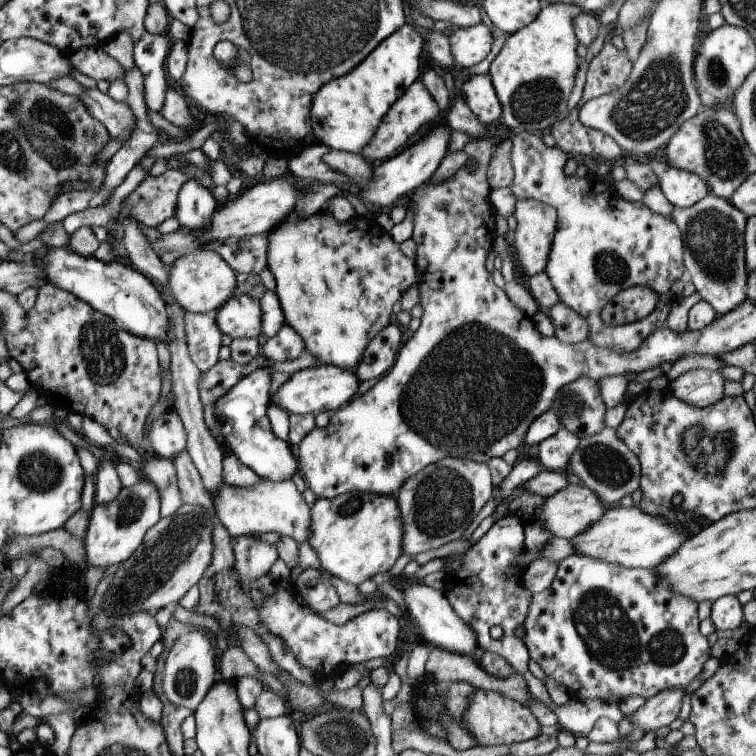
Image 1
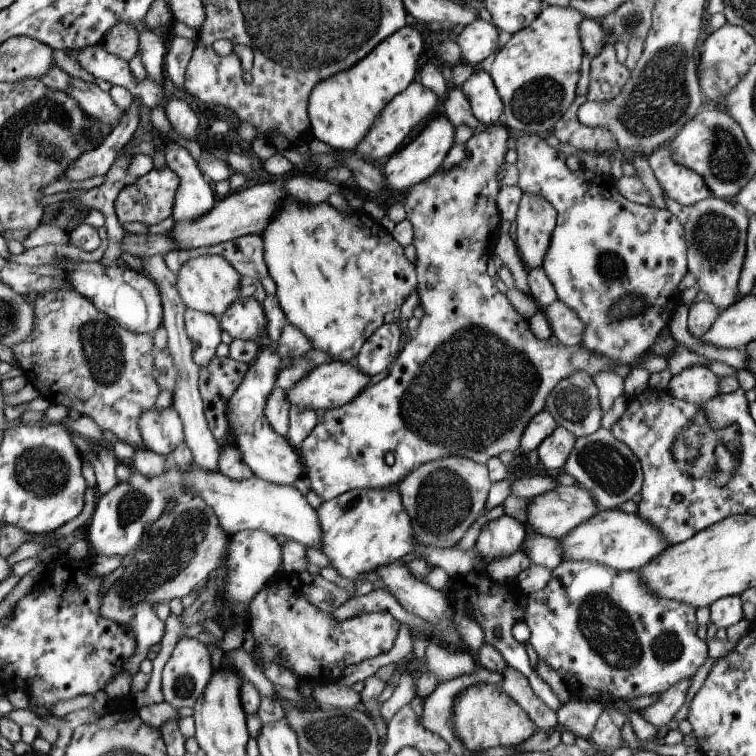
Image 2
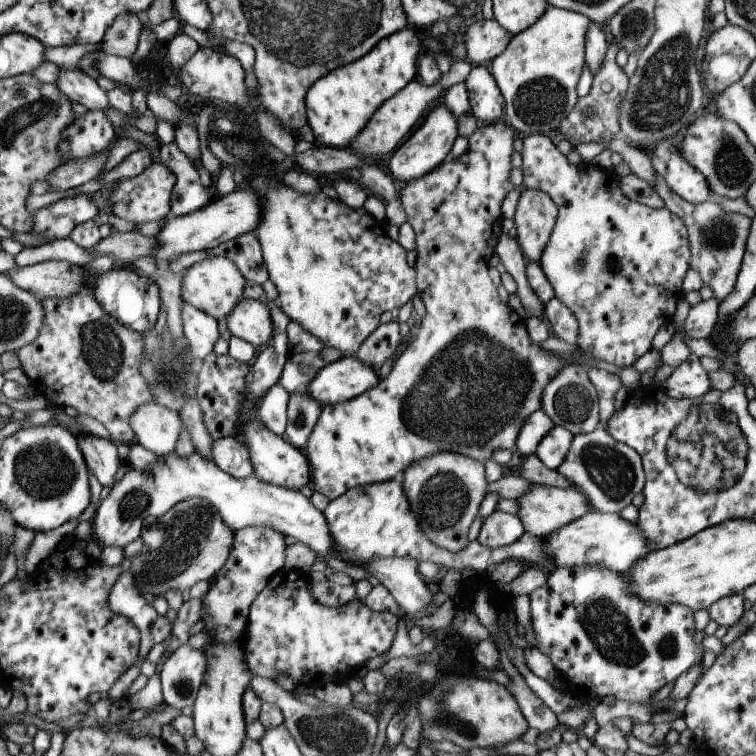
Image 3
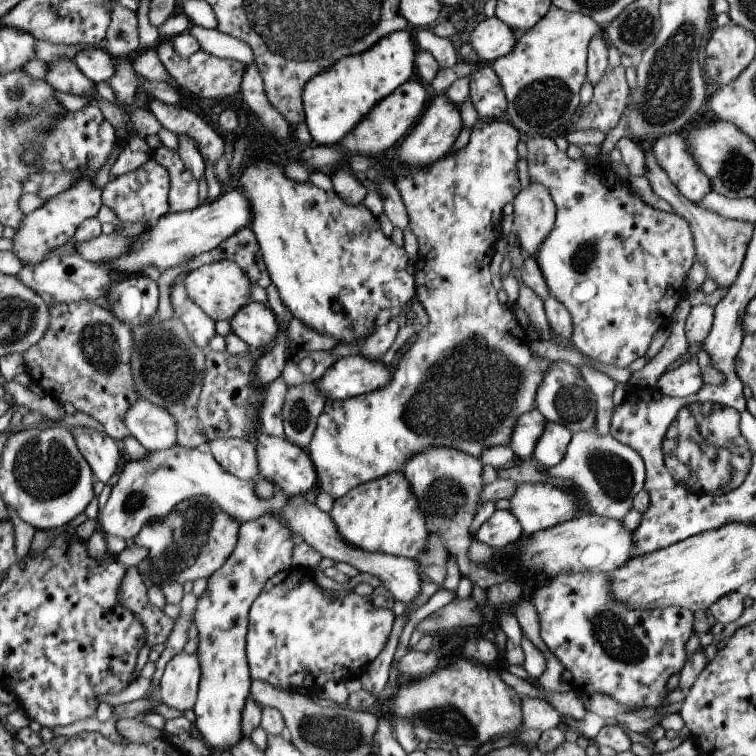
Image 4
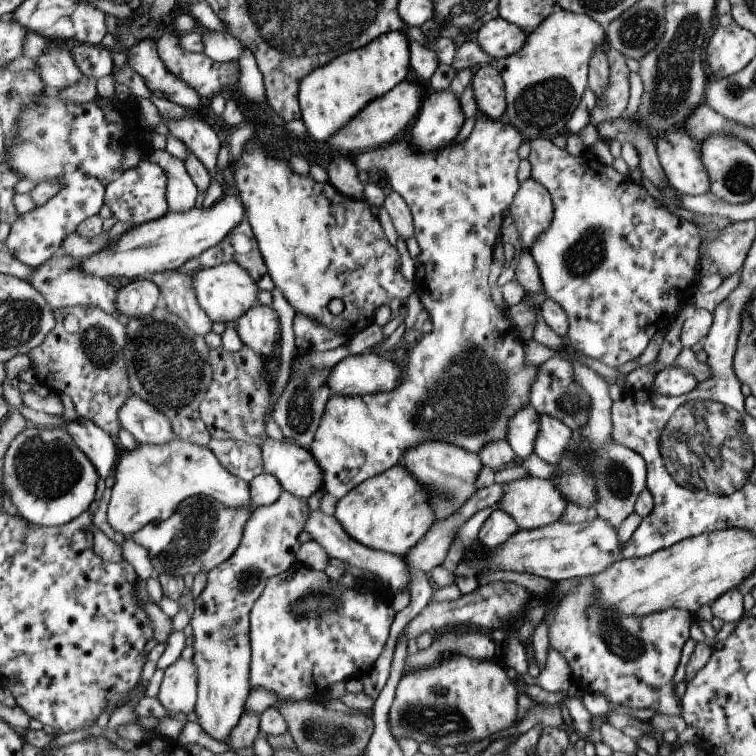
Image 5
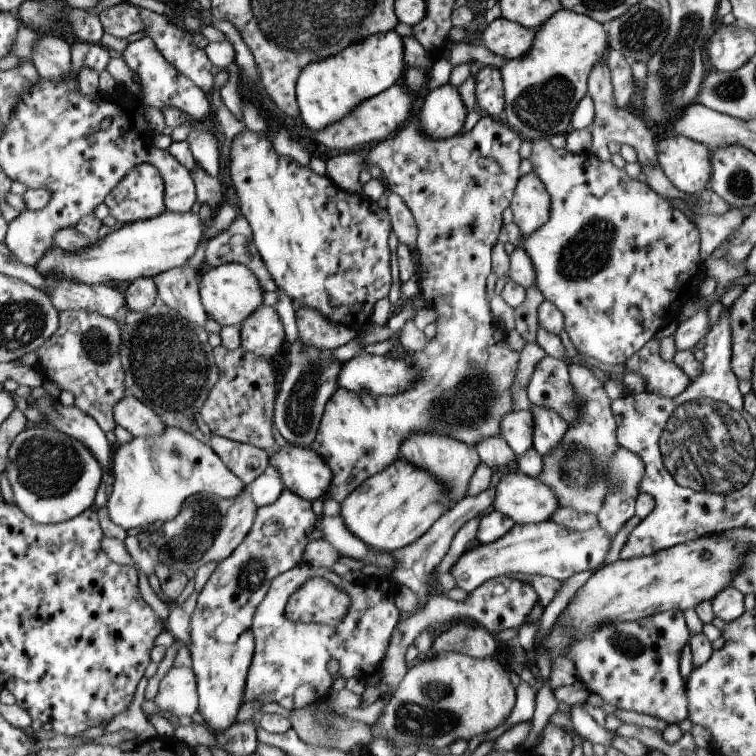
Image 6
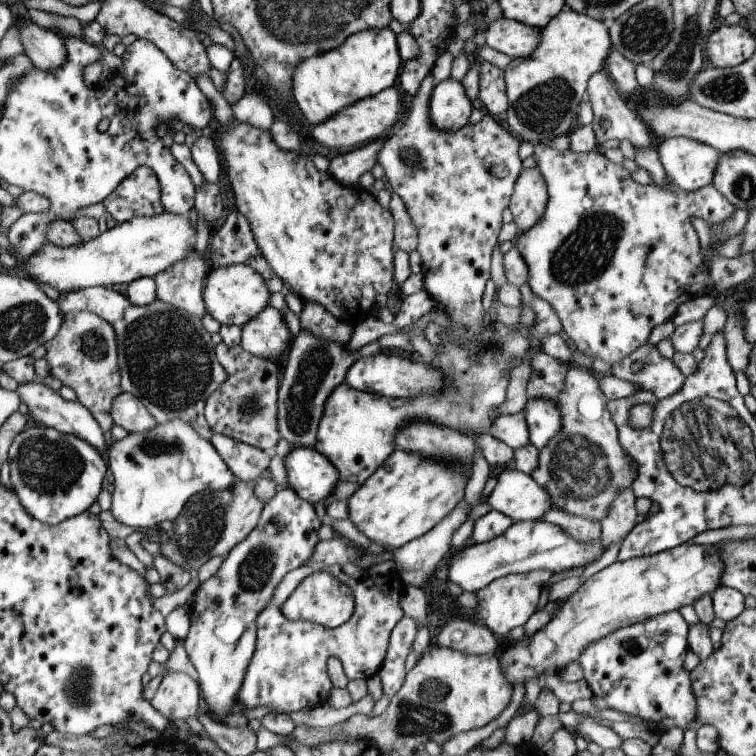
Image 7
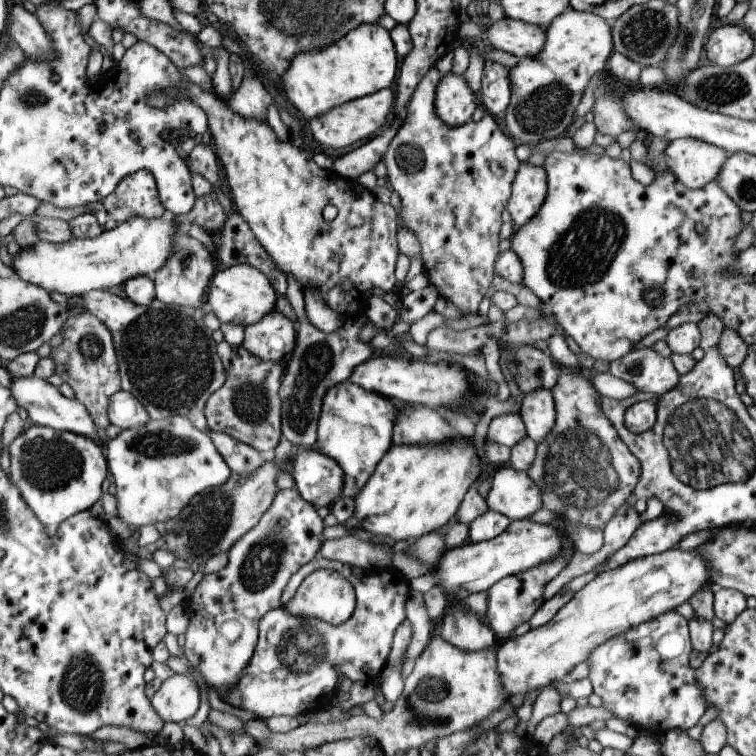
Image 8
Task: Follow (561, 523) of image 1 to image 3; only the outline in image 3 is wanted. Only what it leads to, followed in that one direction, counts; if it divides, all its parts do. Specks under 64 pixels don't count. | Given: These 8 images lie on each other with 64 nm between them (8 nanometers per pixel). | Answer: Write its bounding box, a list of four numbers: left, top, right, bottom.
[515,485,588,538]

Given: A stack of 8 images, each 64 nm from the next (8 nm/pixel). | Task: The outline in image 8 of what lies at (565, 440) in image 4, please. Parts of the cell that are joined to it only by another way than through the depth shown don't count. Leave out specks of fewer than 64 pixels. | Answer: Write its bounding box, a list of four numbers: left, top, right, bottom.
[519,388,556,444]

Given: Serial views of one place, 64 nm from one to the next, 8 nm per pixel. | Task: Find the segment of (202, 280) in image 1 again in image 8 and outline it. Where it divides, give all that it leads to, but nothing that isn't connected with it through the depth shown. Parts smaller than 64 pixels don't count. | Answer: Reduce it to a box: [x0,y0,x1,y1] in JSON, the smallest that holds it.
[204,265,277,327]

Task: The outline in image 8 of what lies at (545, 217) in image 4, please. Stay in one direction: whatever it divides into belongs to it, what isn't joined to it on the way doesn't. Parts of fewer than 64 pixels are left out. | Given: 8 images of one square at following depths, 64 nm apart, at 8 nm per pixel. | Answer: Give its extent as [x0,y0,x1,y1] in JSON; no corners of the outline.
[507,161,547,230]

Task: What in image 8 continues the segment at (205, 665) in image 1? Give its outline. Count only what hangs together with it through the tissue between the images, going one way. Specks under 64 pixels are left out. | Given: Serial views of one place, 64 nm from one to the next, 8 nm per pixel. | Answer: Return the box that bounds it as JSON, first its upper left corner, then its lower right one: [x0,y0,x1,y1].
[151,673,200,723]

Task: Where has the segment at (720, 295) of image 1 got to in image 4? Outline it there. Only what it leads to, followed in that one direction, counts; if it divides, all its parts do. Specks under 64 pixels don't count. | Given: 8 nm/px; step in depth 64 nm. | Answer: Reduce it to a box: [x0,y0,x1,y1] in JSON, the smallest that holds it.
[643,146,755,290]

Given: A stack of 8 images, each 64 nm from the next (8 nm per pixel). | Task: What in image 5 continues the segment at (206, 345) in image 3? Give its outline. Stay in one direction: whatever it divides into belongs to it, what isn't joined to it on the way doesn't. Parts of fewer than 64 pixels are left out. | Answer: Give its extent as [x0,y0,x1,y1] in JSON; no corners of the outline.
[150,271,213,345]

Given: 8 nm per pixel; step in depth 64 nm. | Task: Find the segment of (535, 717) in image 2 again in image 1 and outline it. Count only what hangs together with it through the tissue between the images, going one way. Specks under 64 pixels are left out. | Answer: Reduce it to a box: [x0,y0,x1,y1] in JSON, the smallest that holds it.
[425,645,557,727]

